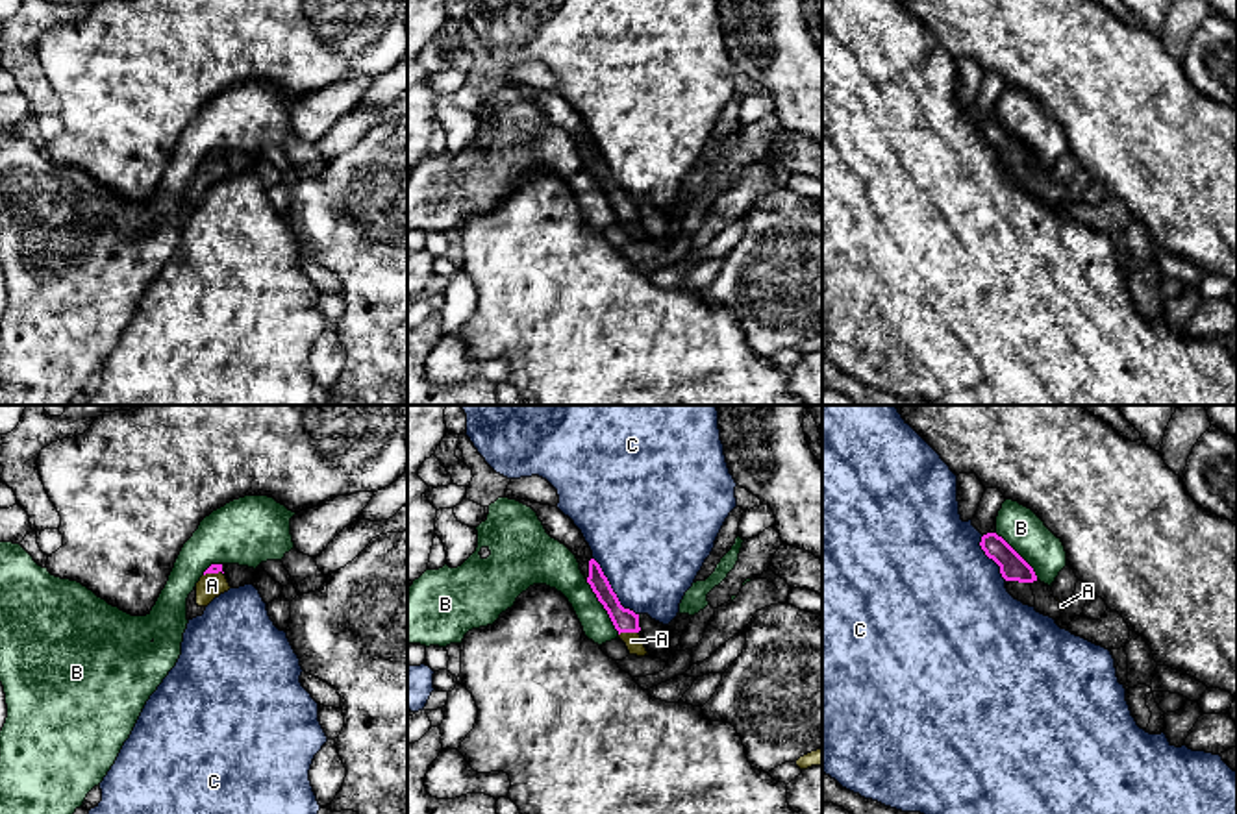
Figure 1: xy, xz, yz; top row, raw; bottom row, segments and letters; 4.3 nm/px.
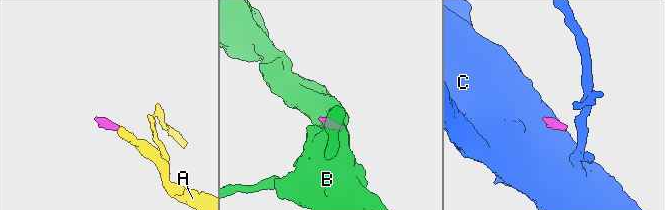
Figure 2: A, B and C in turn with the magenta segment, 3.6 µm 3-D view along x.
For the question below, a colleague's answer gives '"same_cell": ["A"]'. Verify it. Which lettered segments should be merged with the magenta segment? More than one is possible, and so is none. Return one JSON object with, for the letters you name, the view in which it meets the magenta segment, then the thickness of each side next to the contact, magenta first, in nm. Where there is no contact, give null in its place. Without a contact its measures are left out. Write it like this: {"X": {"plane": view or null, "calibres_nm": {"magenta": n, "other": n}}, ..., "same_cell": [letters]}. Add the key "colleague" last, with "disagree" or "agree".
{"A": {"plane": "xz", "calibres_nm": {"magenta": 110, "other": 70}}, "same_cell": ["A"], "colleague": "agree"}

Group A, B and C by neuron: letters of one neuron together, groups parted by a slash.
A / B / C

